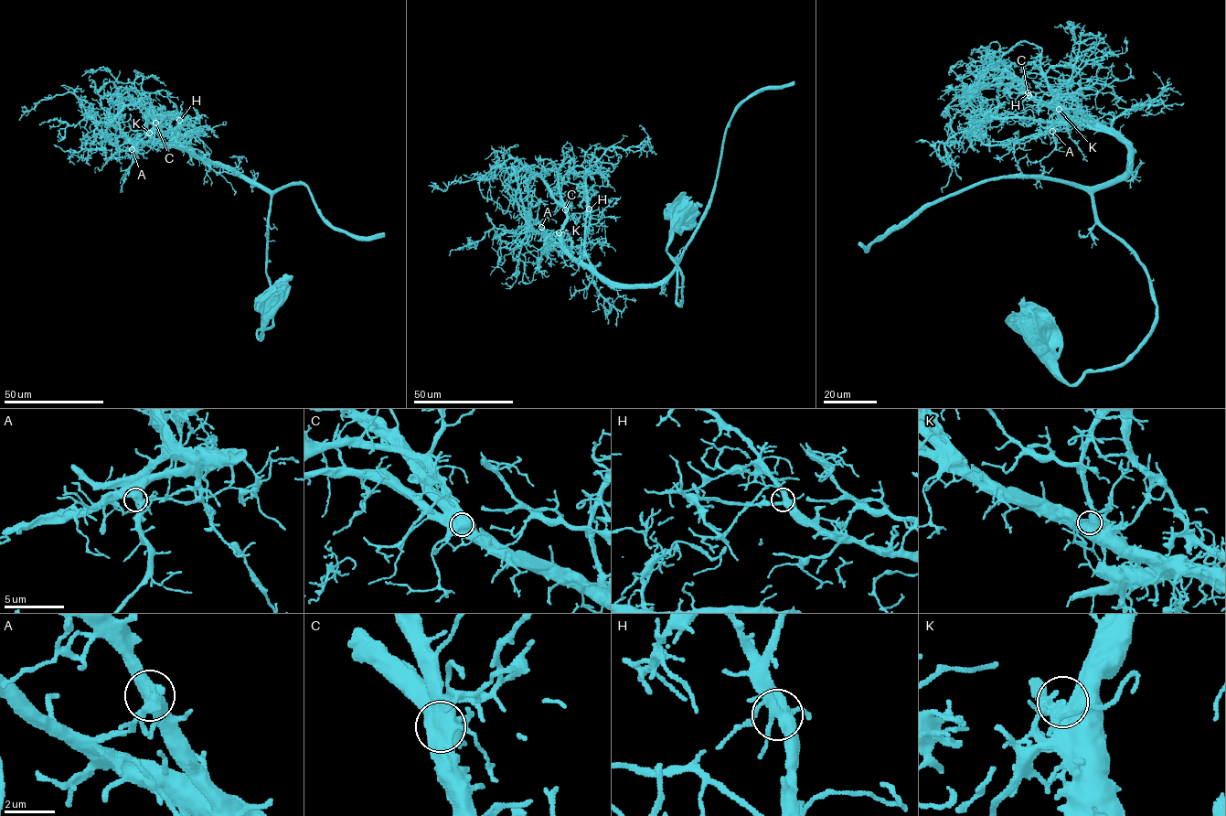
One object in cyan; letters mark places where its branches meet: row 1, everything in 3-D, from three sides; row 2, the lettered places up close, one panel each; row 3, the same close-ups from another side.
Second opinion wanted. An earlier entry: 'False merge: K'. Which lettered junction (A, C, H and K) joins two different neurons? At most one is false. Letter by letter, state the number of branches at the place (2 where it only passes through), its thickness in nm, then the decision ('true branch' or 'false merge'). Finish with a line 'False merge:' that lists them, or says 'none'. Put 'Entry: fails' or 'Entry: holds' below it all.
A: 4 branches meet; 440 nm thick; true branch
C: 4 branches meet; 700 nm thick; true branch
H: 4 branches meet; 400 nm thick; true branch
K: 4 branches meet; 440 nm thick; true branch
False merge: none
Entry: fails

